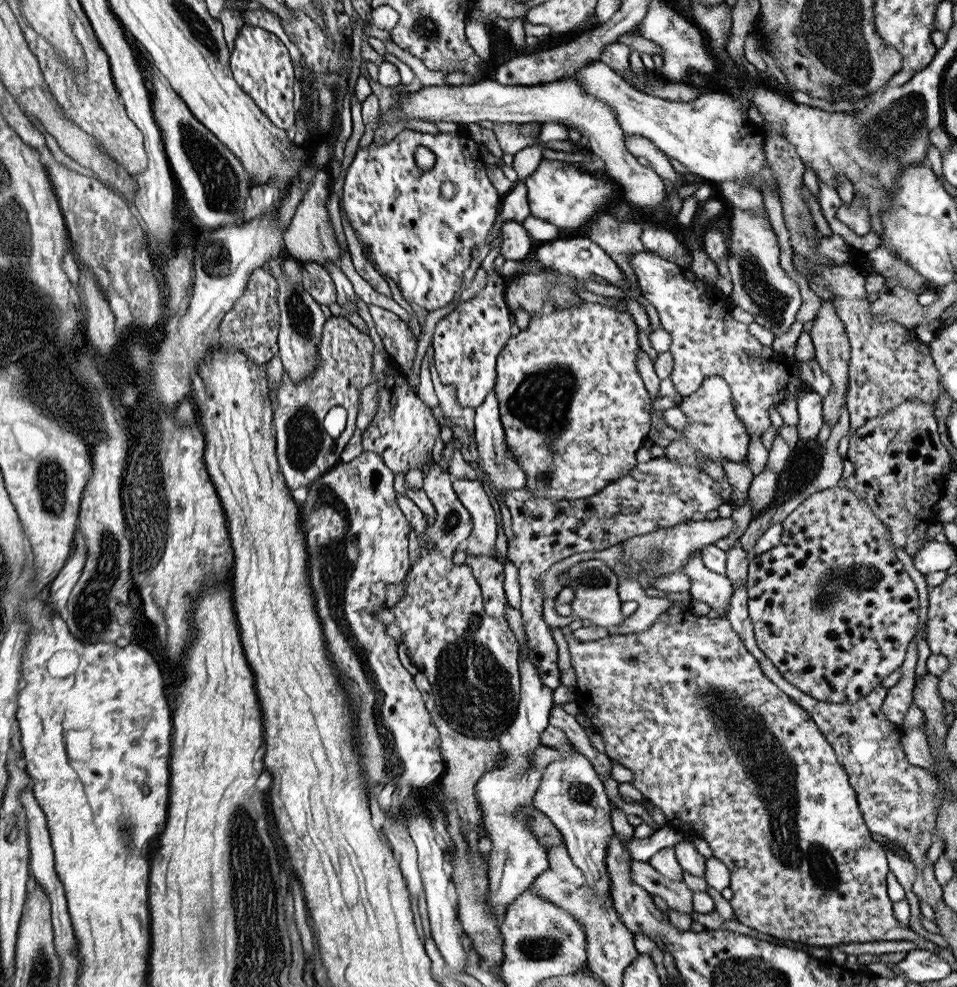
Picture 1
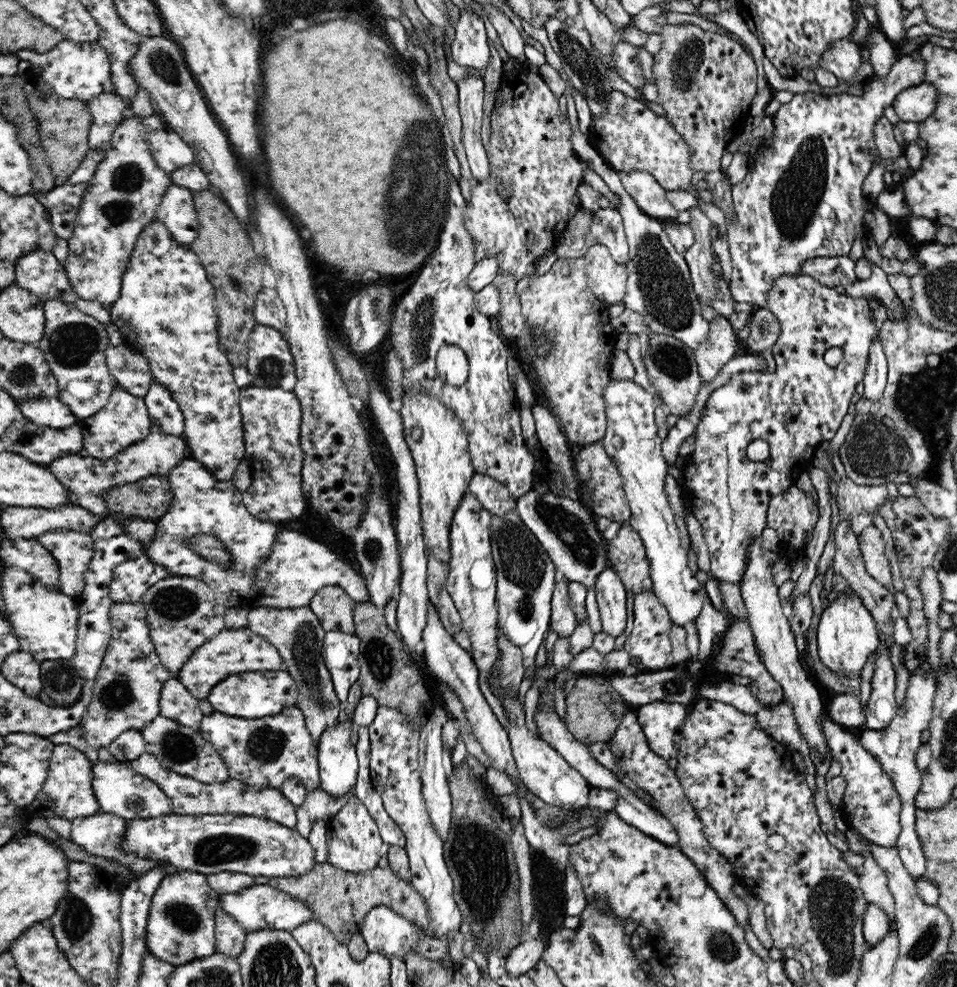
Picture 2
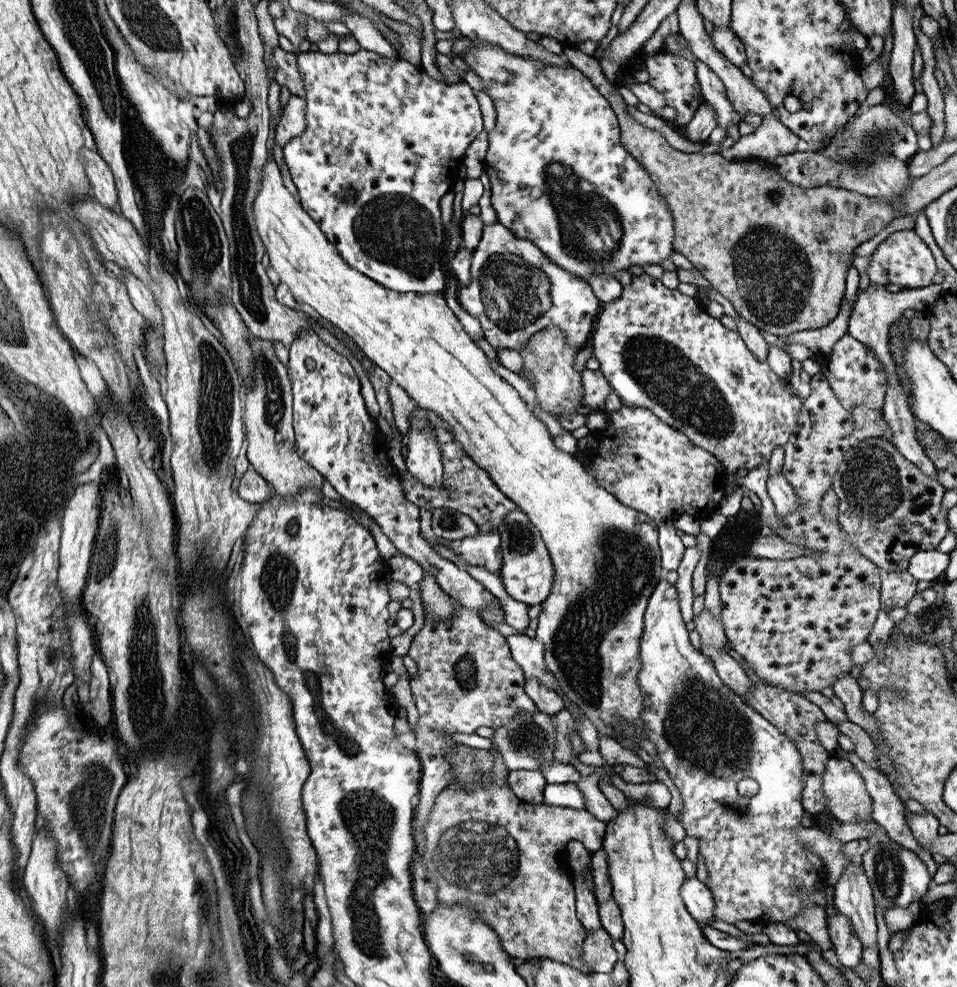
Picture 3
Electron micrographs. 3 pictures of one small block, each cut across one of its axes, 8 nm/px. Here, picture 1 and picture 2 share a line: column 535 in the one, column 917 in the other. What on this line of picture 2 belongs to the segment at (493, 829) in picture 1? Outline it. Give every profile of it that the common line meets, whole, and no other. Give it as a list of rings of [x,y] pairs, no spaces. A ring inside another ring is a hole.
[[[922,664],[920,670],[916,670],[916,674],[910,678],[910,684],[906,686],[906,700],[904,706],[898,710],[896,718],[890,722],[888,728],[884,730],[866,730],[862,728],[862,736],[858,738],[860,744],[866,748],[866,752],[870,752],[884,768],[884,772],[892,778],[900,800],[902,800],[902,832],[900,838],[896,842],[896,852],[900,854],[904,866],[908,868],[910,876],[916,880],[920,876],[926,874],[926,856],[924,850],[920,846],[918,834],[916,834],[916,792],[922,784],[922,770],[916,766],[916,752],[922,746],[920,734],[924,730],[928,730],[932,716],[932,708],[934,708],[934,698],[936,698],[936,690],[938,686],[932,680],[930,674],[930,664]]]

